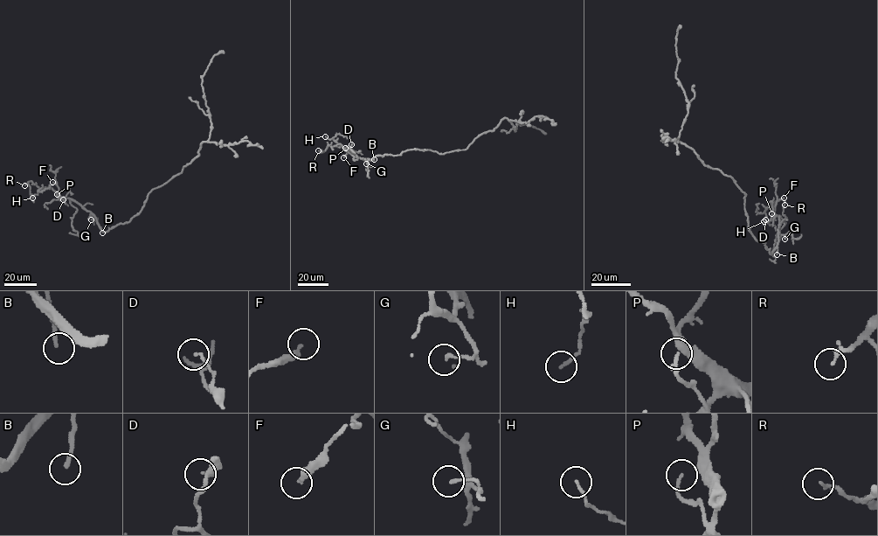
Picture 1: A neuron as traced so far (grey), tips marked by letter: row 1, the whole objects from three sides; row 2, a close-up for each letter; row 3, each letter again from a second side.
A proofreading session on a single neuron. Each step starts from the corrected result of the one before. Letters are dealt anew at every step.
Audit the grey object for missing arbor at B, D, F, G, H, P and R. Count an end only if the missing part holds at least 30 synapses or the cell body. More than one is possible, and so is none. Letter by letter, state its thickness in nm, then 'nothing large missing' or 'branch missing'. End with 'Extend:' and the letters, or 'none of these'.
B: 160 nm | branch missing
D: 100 nm | nothing large missing
F: 240 nm | nothing large missing
G: 130 nm | nothing large missing
H: 110 nm | nothing large missing
P: 140 nm | nothing large missing
R: 150 nm | nothing large missing
Extend: B

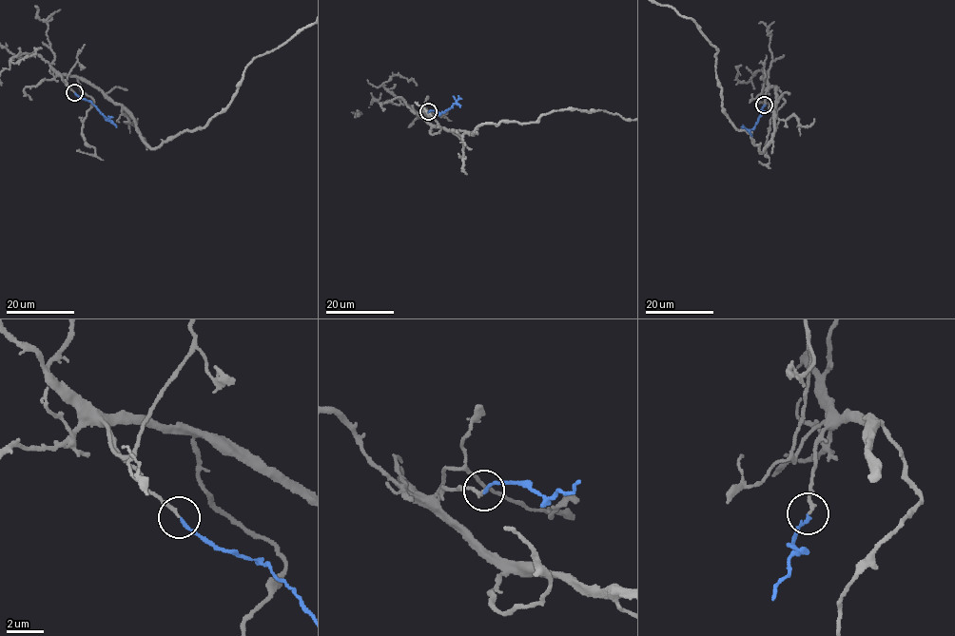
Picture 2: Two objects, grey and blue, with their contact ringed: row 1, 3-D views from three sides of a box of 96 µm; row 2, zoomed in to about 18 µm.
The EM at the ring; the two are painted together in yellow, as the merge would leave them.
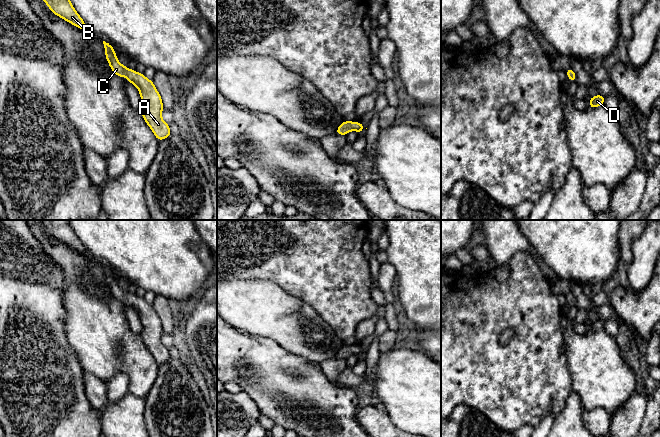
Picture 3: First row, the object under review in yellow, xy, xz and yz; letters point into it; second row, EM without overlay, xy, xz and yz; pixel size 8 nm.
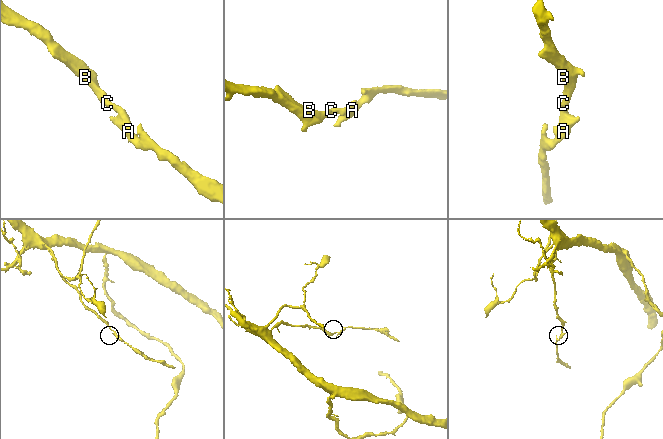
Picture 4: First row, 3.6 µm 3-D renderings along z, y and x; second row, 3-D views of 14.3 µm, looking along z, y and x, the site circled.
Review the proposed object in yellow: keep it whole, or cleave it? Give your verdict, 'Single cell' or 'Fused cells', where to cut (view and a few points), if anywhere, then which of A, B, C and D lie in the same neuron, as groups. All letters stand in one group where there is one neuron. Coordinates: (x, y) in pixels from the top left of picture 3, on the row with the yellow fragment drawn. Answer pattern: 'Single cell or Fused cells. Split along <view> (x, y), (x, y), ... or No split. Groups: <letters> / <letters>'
Single cell. No split. Groups: A B C D

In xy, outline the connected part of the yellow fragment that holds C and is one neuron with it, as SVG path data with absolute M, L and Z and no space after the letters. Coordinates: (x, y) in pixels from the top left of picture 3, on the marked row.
M103 41L103 44L106 59L112 71L120 77L127 77L128 82L134 84L138 88L143 101L140 112L156 138L161 141L169 137L171 135L170 127L161 117L162 110L164 109L162 99L153 82L147 79L144 74L130 70L120 64L117 60L116 54L114 53L115 49L105 41Z

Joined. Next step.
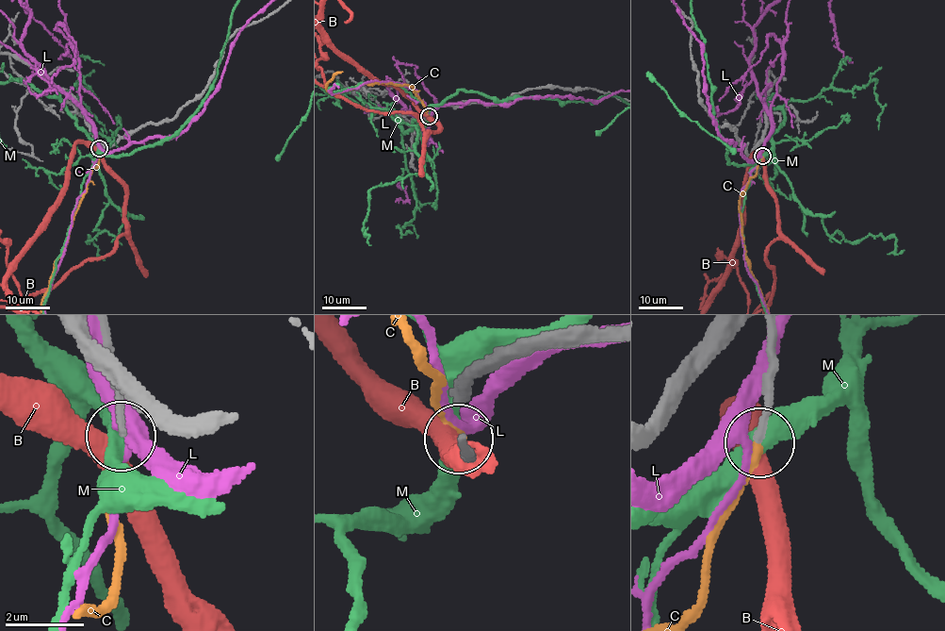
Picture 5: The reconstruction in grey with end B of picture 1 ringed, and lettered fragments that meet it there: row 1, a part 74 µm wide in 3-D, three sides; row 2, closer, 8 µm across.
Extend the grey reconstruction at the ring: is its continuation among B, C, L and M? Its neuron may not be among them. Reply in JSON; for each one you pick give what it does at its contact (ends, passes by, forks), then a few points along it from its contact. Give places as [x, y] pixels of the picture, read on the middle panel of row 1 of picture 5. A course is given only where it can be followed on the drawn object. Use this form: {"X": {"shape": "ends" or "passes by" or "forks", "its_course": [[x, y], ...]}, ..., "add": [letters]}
{"C": {"shape": "ends"}, "add": ["C"]}

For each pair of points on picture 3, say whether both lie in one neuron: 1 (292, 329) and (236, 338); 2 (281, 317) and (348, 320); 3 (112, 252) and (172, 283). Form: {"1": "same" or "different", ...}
{"1": "different", "2": "different", "3": "same"}

